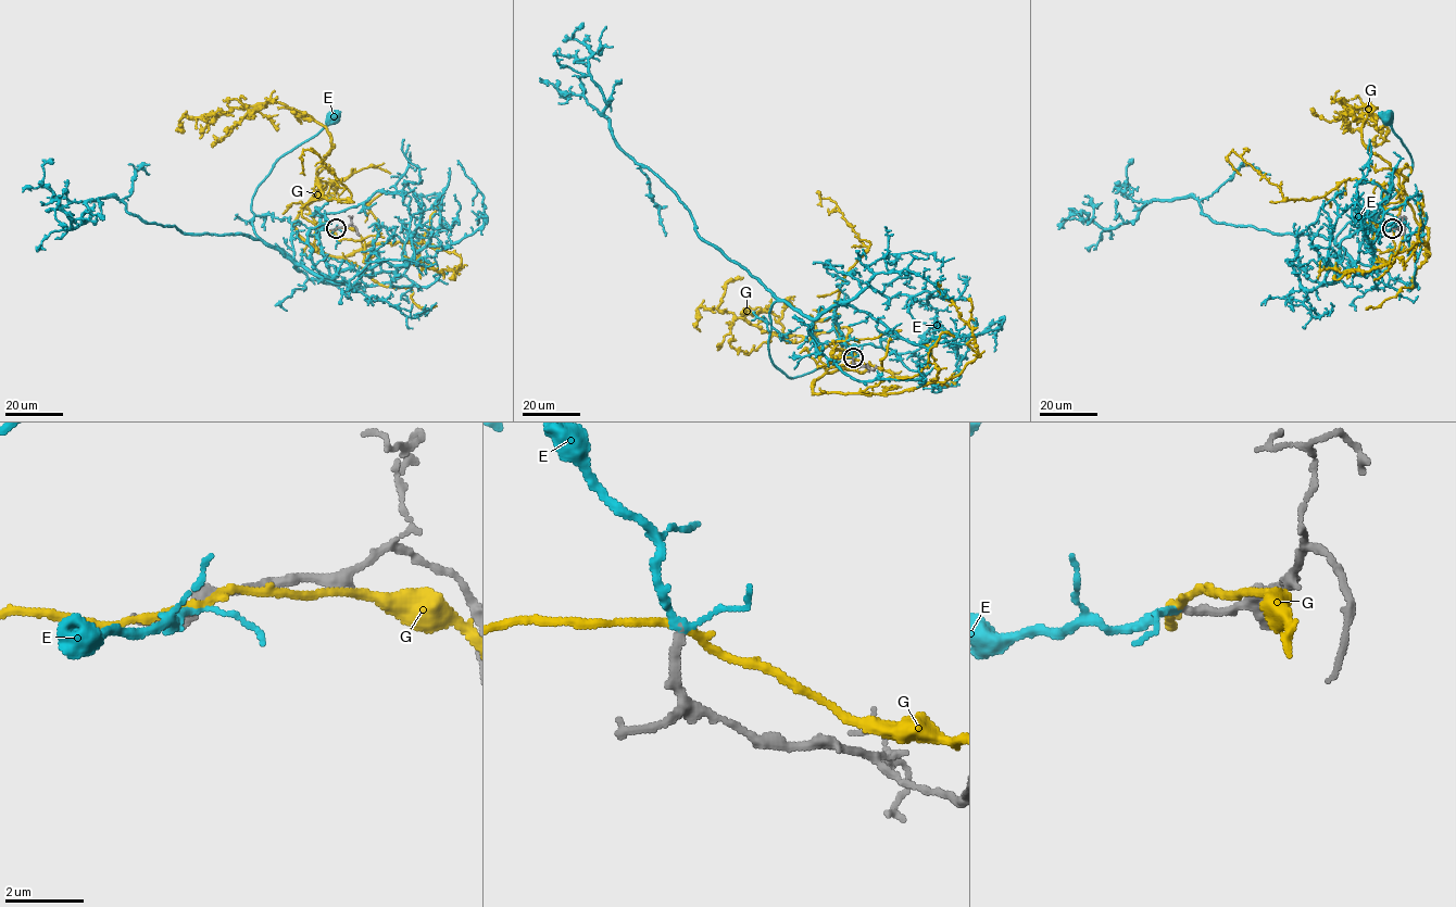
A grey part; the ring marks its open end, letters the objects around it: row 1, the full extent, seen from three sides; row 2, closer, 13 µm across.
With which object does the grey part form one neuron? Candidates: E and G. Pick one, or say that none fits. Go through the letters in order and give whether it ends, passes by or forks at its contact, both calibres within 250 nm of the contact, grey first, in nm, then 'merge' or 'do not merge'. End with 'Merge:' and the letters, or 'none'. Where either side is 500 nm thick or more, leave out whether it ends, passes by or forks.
E: it passes by | 220/150 nm | merge
G: it passes by | 200/200 nm | do not merge
Merge: E

